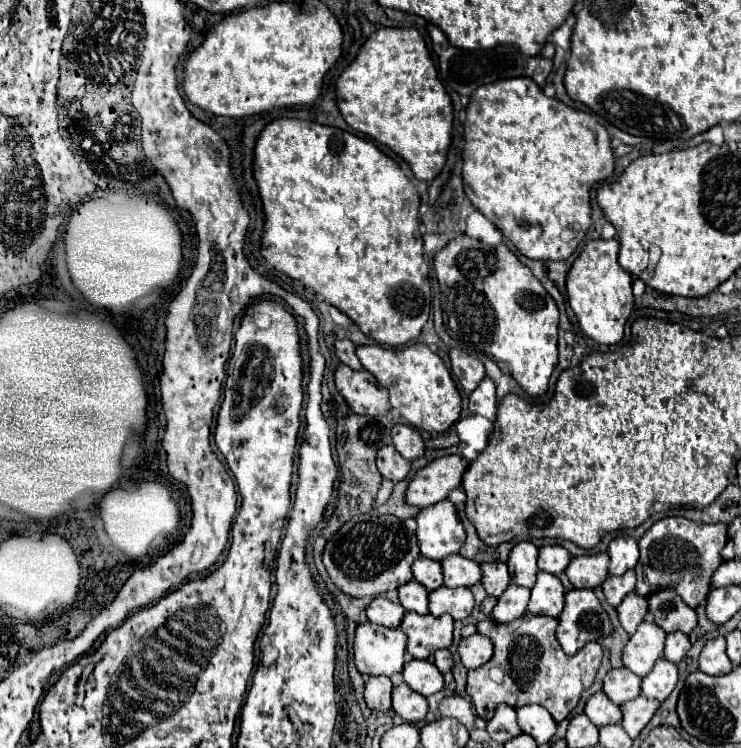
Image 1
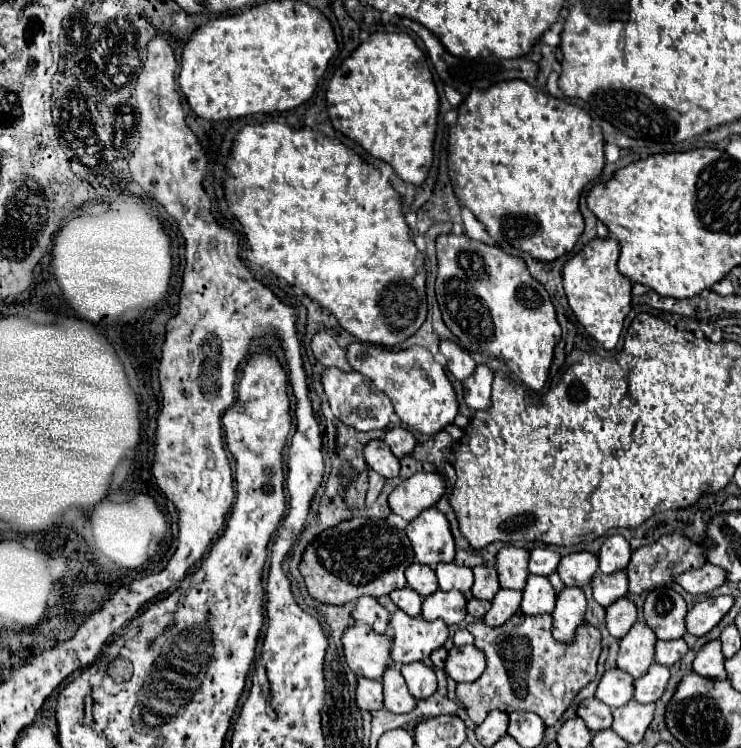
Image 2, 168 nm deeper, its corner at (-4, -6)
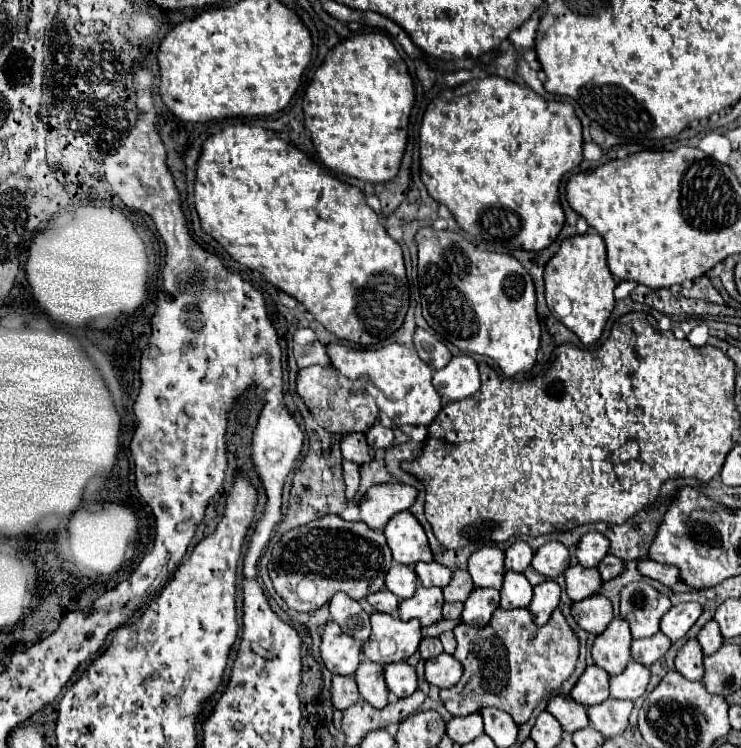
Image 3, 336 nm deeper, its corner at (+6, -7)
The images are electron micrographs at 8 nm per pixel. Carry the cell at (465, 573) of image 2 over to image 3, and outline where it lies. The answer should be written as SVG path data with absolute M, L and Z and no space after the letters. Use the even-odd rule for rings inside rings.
M418 562L414 572L416 572L420 584L426 588L430 588L430 586L444 588L452 578L452 570L448 570L442 564L436 564L436 562Z

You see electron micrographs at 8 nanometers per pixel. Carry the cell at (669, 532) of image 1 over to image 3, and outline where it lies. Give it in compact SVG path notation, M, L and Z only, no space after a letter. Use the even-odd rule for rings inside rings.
M606 554L606 558L602 558L602 562L596 568L604 580L612 580L622 572L624 562L620 558L614 558L612 554Z

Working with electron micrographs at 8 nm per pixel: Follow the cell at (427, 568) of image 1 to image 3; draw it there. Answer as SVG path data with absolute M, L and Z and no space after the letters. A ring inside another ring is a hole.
M392 564L392 568L386 574L386 588L396 594L400 600L410 598L416 592L418 578L410 566L404 564Z

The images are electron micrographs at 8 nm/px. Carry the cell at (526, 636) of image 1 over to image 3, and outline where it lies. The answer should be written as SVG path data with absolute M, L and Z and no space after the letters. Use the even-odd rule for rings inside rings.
M498 608L486 626L478 628L462 622L454 628L454 636L458 646L452 656L462 664L464 672L458 684L440 690L446 710L452 716L468 716L480 708L494 706L508 712L516 724L524 724L536 704L574 672L580 648L578 636L560 610L554 610L546 626L534 626L528 608Z

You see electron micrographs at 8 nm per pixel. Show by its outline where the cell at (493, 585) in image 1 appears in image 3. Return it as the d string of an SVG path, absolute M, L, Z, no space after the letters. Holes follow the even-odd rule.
M454 570L450 584L442 588L442 596L446 602L464 602L472 592L472 588L474 584L470 574L466 570Z

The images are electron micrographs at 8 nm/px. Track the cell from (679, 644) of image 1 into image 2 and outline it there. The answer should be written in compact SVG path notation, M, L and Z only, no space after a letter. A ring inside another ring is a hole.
M676 639L676 641L658 641L656 643L656 663L672 667L674 663L678 663L688 651L688 645L684 639Z

